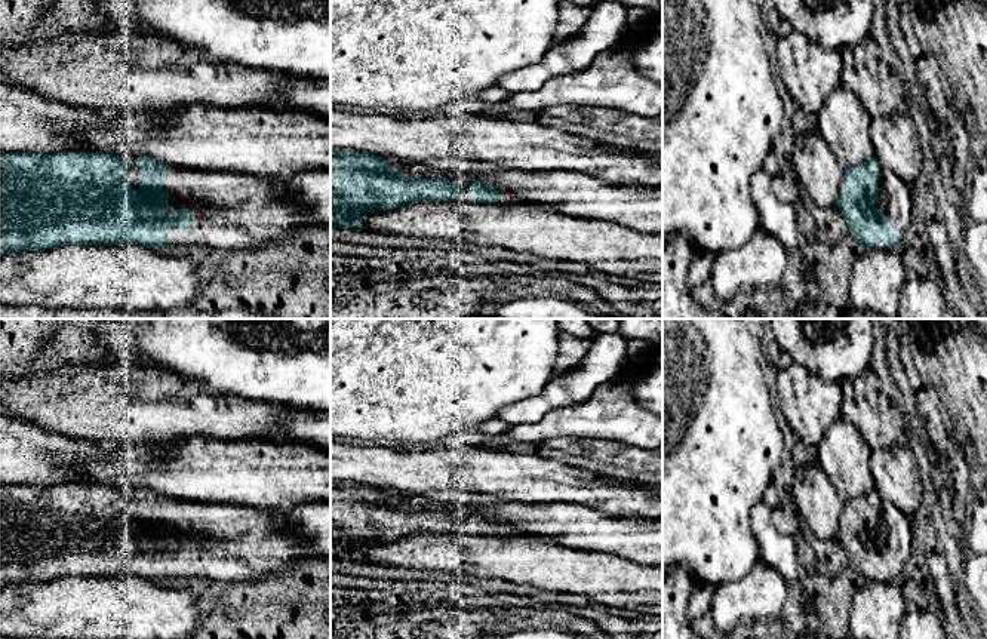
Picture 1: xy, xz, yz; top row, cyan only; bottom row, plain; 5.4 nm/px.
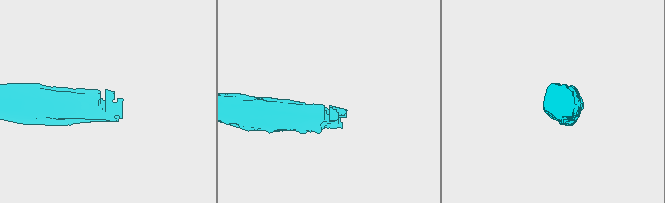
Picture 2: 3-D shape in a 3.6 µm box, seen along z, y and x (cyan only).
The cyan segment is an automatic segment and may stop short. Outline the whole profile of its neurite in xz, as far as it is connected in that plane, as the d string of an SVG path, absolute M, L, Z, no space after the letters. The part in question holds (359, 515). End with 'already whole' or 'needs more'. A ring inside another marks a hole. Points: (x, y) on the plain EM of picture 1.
M330 482L330 560L363 560L360 549L369 543L393 543L412 534L473 534L513 538L523 535L517 528L499 525L491 516L462 509L459 514L446 510L406 510L403 501L390 501L381 488Z | needs more

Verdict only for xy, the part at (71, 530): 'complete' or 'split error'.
split error

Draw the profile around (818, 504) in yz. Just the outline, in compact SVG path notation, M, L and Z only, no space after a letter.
M793 466L788 471L791 504L802 523L820 540L836 538L845 501L818 466Z

